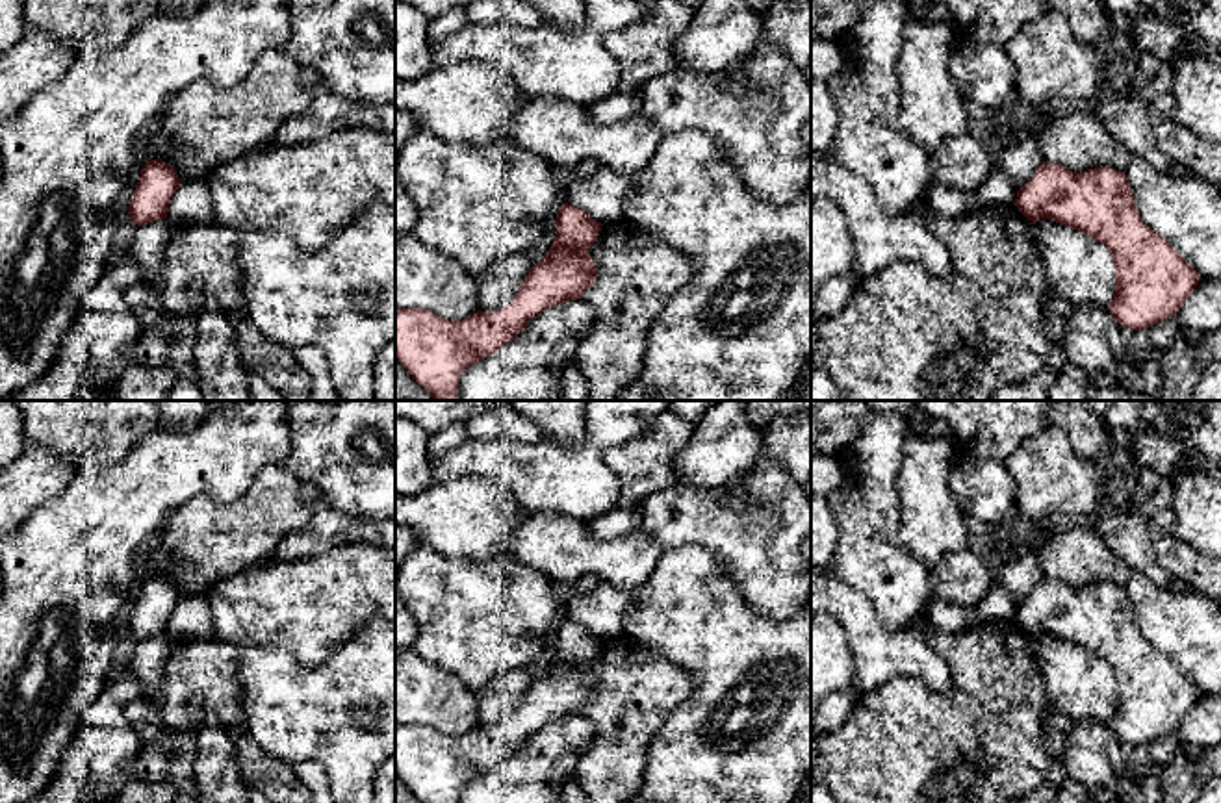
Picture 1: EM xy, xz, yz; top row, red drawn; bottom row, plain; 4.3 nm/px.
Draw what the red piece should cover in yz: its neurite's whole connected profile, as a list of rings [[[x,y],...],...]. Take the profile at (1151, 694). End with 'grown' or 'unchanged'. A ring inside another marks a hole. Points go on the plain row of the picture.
[[[1043,577],[1017,606],[1015,621],[1032,638],[1056,636],[1097,655],[1110,666],[1115,708],[1108,725],[1125,744],[1141,746],[1176,731],[1202,695],[1162,651],[1143,638],[1126,590],[1112,582],[1073,588],[1060,579]]] | unchanged

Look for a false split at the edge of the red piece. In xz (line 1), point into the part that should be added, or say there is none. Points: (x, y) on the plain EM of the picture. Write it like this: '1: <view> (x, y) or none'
1: none

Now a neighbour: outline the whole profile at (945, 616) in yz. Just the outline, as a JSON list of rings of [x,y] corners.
[[[932,601],[926,618],[935,629],[959,632],[982,621],[976,608],[965,608],[943,601]]]

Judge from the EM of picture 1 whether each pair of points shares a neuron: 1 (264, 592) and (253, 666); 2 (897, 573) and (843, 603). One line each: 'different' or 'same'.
1: different
2: different

